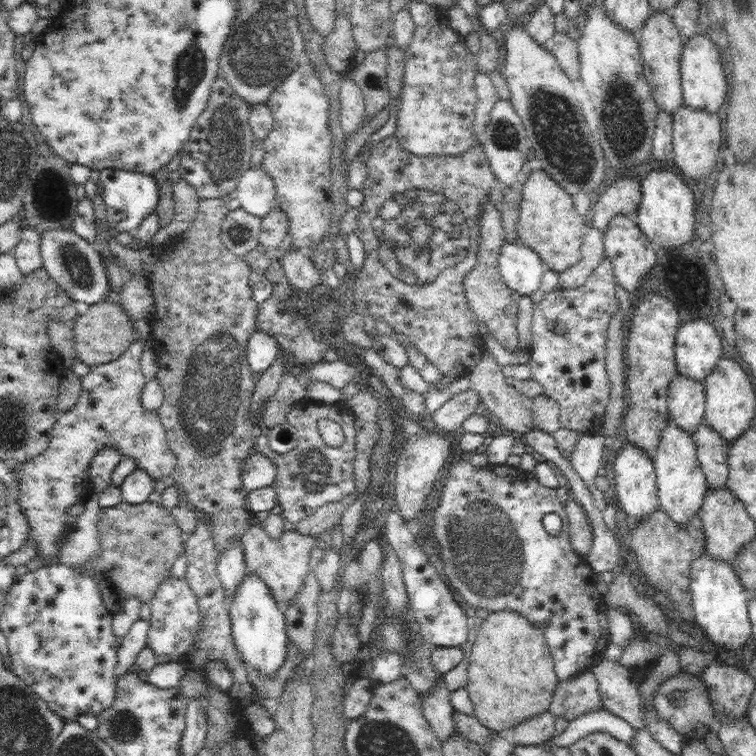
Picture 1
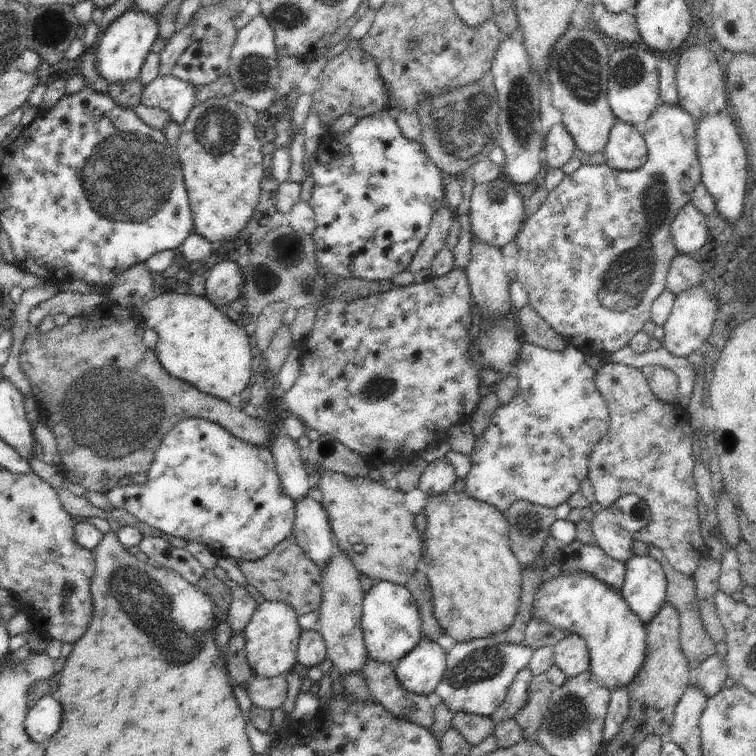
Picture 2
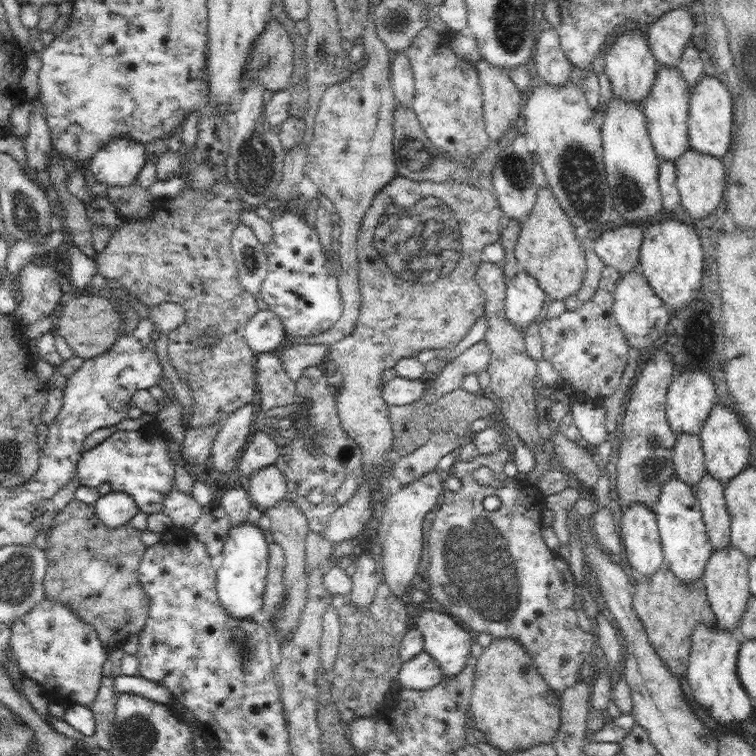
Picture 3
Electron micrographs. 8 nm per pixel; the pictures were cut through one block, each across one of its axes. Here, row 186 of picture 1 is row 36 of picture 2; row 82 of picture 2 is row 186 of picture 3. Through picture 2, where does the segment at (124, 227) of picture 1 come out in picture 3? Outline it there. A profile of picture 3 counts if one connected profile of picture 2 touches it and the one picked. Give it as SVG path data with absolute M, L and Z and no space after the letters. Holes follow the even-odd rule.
M117 138L113 144L105 144L93 160L89 160L89 172L97 182L105 182L109 188L115 186L131 186L137 184L137 174L147 160L145 146Z

